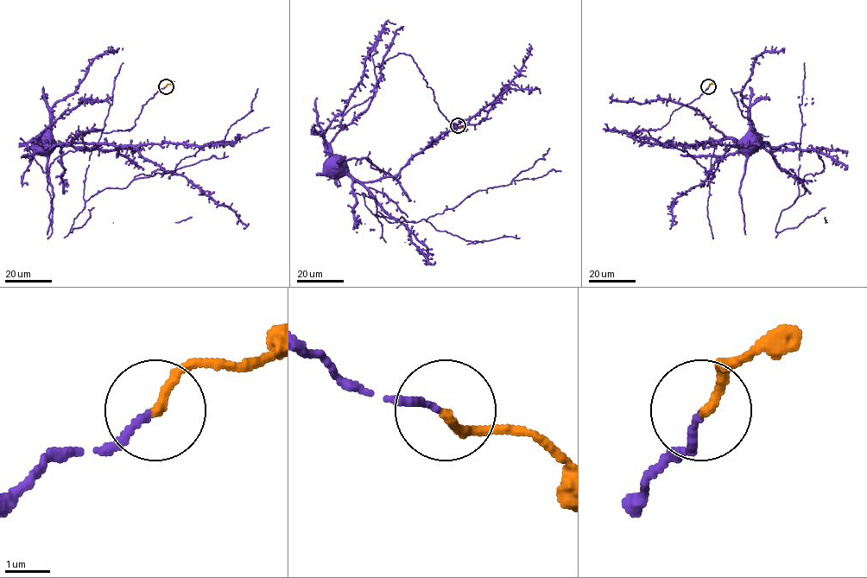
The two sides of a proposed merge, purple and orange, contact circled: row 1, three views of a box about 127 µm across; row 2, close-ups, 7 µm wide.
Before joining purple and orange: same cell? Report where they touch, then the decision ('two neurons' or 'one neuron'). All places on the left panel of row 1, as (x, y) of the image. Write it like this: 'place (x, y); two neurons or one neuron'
place (166, 86); one neuron

